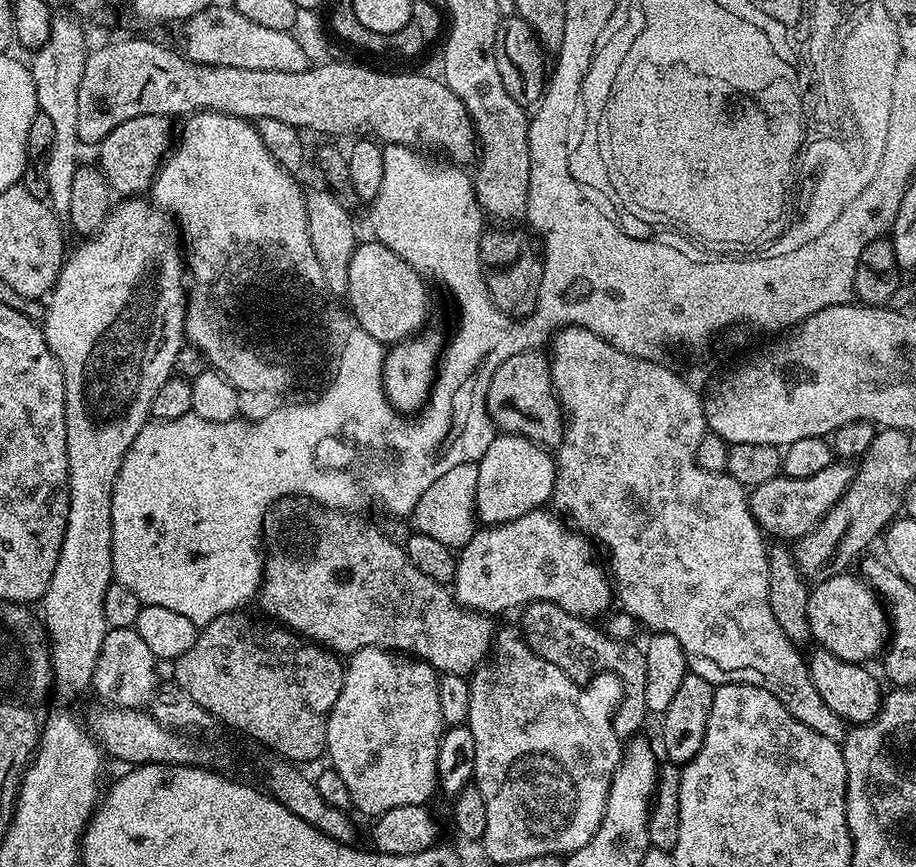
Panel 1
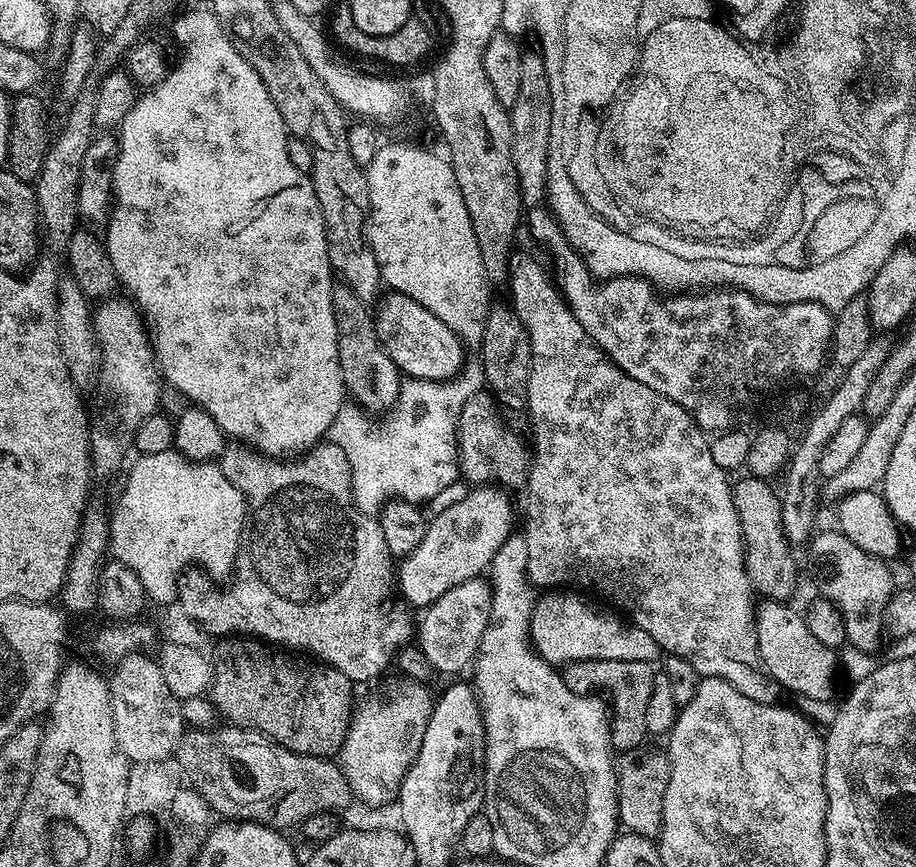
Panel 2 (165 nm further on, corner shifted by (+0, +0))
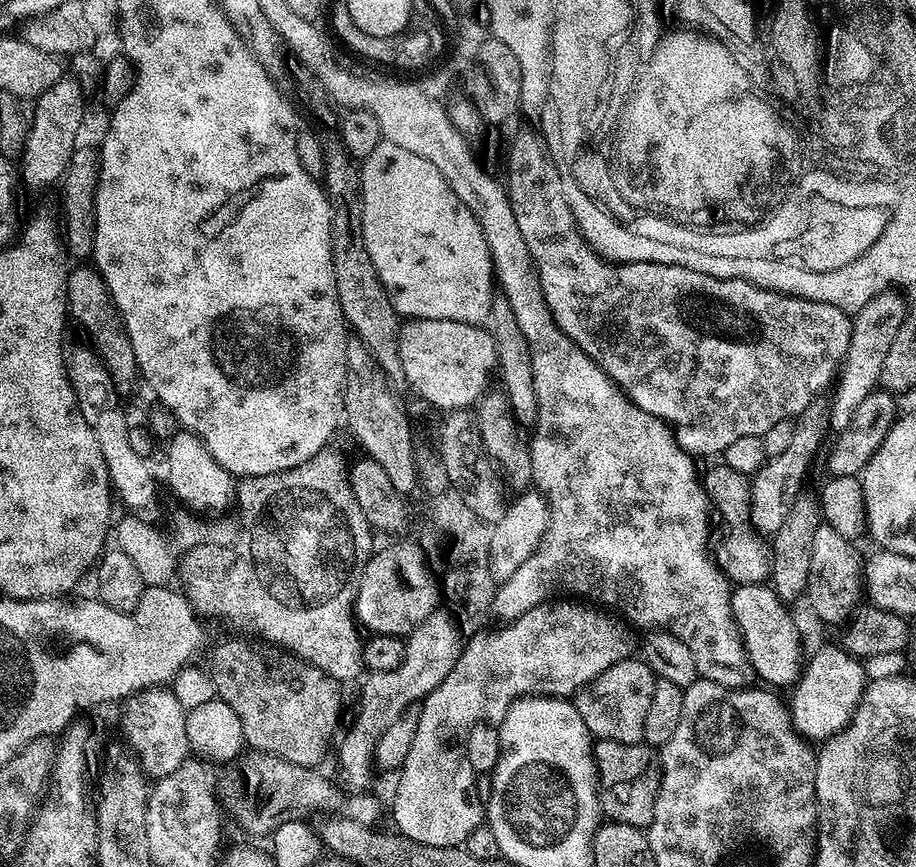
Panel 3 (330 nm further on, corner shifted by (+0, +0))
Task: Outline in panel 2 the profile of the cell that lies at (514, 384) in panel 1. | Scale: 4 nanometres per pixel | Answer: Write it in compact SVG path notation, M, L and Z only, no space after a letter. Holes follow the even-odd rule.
M481 390L468 399L462 406L460 421L456 427L456 443L462 457L462 468L465 473L477 476L477 481L493 481L505 489L523 489L528 483L528 471L532 468L533 453L529 445L516 432L511 432L500 417L501 409L491 391Z

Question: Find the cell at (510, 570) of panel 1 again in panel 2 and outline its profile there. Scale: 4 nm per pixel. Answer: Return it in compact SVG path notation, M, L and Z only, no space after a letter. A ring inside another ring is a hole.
M487 579L467 580L442 594L442 598L423 609L418 620L418 647L437 673L460 672L471 665L482 642L482 634L492 613L492 585Z

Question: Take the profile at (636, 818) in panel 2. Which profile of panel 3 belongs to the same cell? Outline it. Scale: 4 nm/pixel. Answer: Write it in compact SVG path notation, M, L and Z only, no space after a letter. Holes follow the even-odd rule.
M596 740L592 745L596 763L596 787L600 794L601 813L609 821L647 829L654 818L654 802L660 789L660 757L651 744L627 744Z

